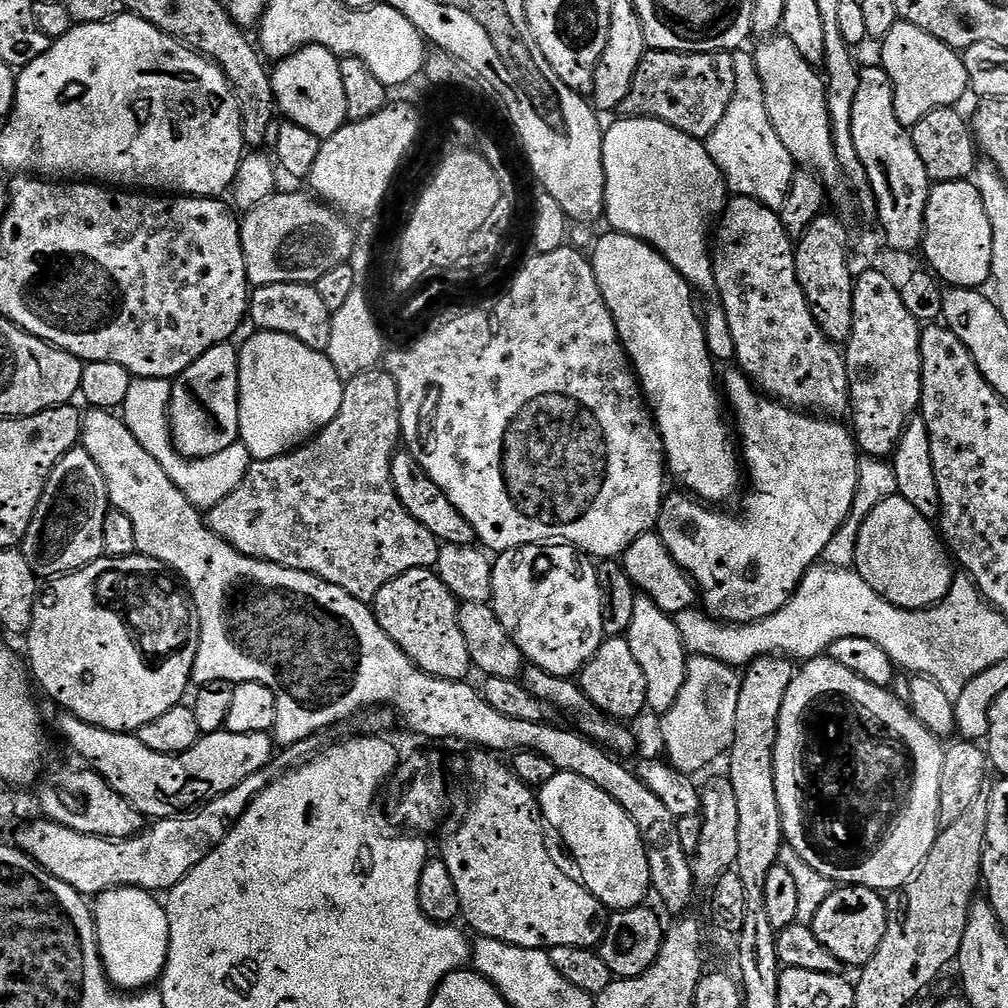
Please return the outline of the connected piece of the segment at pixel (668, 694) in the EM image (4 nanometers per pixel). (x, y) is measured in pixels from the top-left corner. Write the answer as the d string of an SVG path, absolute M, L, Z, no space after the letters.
M637 595L634 602L634 618L630 618L626 638L630 642L630 651L638 658L642 674L646 674L646 698L648 708L663 714L670 711L678 700L679 691L686 682L689 653L684 650L684 643L678 634L675 619L661 610L647 596Z

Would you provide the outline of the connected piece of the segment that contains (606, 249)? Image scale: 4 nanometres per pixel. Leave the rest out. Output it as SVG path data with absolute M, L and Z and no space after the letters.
M608 230L605 233L597 242L596 249L590 252L594 278L614 318L614 326L618 330L624 352L632 361L632 370L640 381L640 391L644 393L648 407L654 413L656 426L664 443L667 471L671 479L673 476L674 479L681 480L689 488L685 489L701 501L716 502L712 500L730 495L739 486L741 469L738 467L737 457L735 460L730 453L724 452L728 428L720 413L722 392L718 387L718 372L716 376L712 369L714 361L708 352L701 317L698 312L696 316L696 308L692 305L694 289L682 278L682 274L678 274L678 270L674 270L674 266L670 266L668 259L657 248L621 232Z

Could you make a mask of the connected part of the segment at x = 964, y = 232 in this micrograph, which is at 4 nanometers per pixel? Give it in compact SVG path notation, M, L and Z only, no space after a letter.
M971 179L955 180L945 184L933 183L928 194L926 218L924 219L924 242L922 253L928 259L927 267L945 285L953 288L983 289L992 279L992 231L990 218L986 218L986 206L982 194L978 194Z

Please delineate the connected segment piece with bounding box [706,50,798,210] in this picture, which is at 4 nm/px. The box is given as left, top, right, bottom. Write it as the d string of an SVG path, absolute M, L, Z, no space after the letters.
M740 50L735 53L734 74L734 98L730 98L730 106L726 106L722 122L718 122L715 130L708 135L706 147L736 196L749 196L767 208L779 210L786 202L792 176L798 168L790 150L782 146L782 138L778 138L770 122L770 114L766 114L762 78L758 78L756 58L751 51Z

